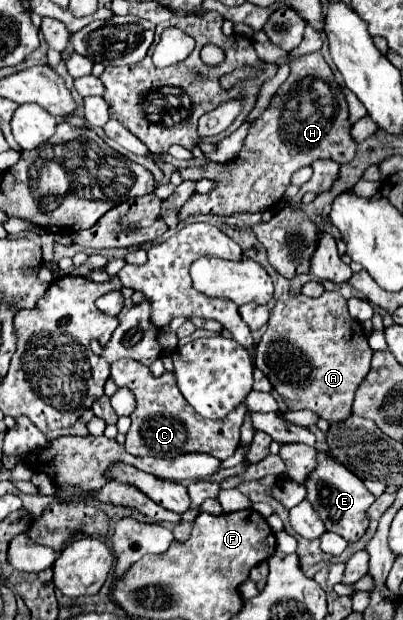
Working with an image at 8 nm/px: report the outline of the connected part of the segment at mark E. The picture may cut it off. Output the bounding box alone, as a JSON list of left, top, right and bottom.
[305,453,375,543]

